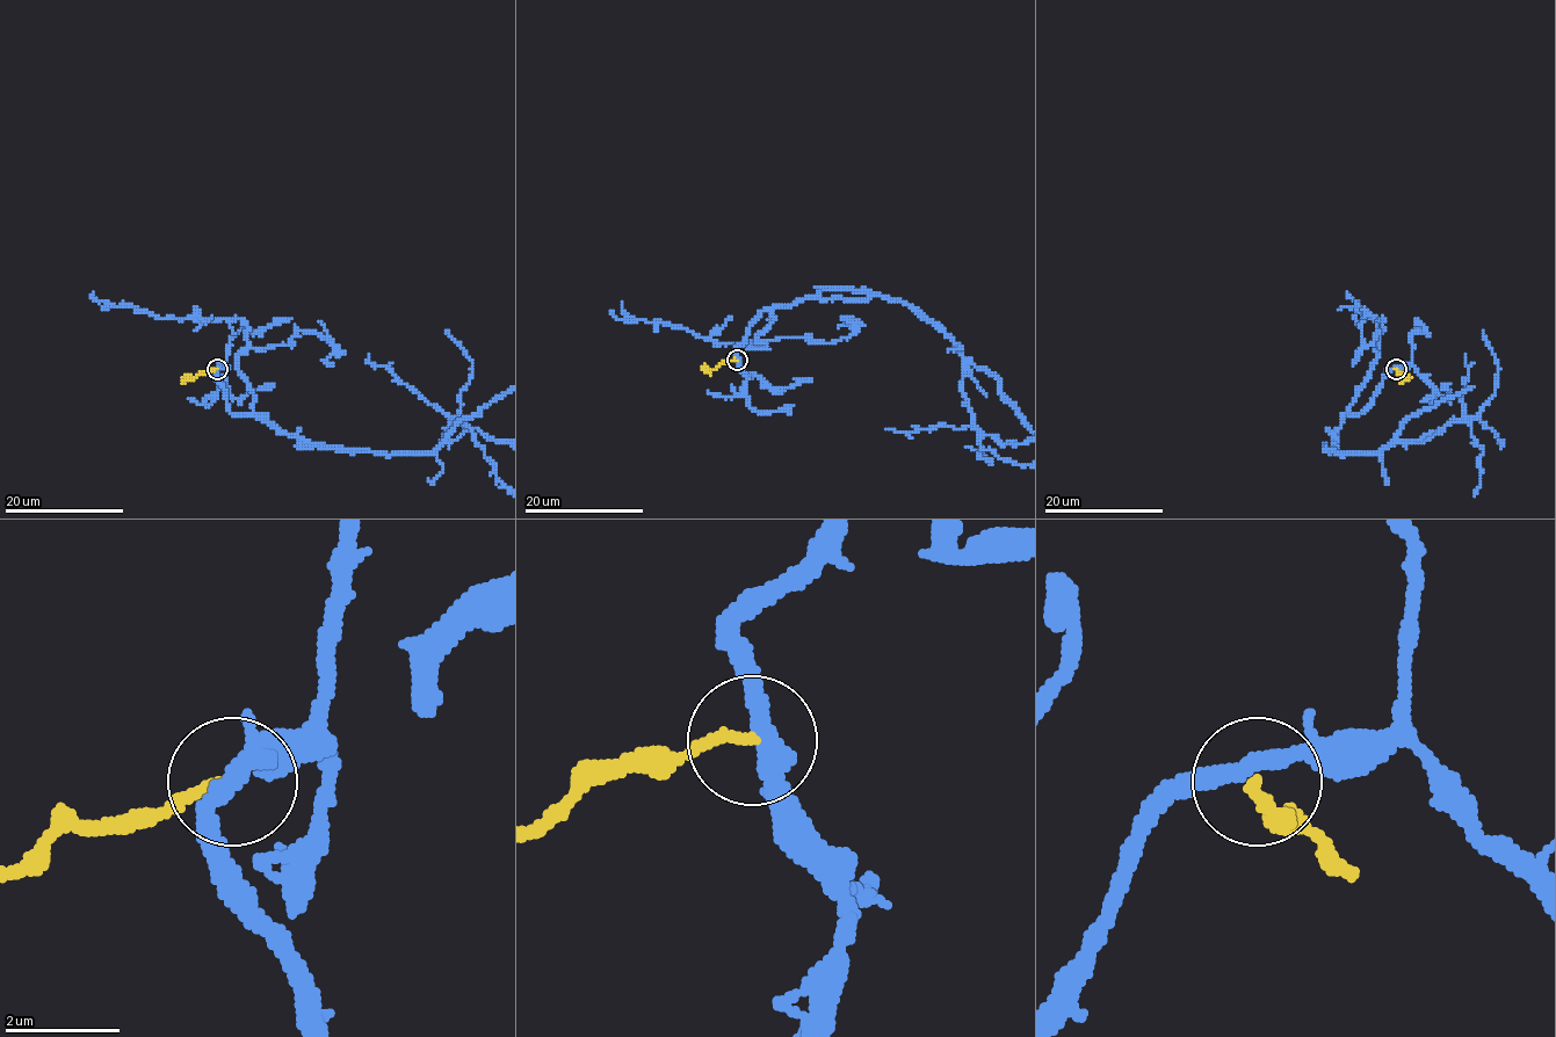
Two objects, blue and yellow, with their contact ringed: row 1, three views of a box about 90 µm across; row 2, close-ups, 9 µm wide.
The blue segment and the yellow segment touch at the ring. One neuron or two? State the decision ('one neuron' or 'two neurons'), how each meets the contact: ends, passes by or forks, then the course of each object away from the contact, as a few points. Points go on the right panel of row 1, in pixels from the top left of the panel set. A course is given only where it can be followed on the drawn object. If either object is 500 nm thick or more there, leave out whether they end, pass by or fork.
two neurons; blue passes by; yellow ends; course yellow (1396, 369), (1405, 378), (1402, 383)

